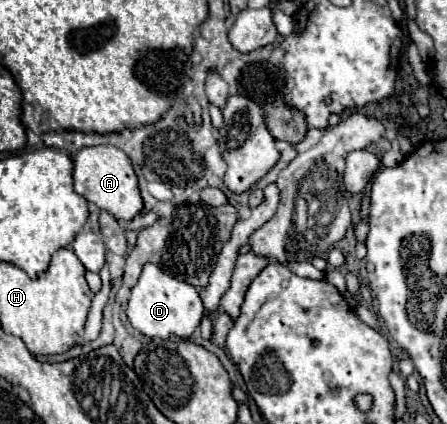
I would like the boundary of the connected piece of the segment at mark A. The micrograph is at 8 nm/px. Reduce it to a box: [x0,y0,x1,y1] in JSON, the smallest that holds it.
[73,146,143,222]

